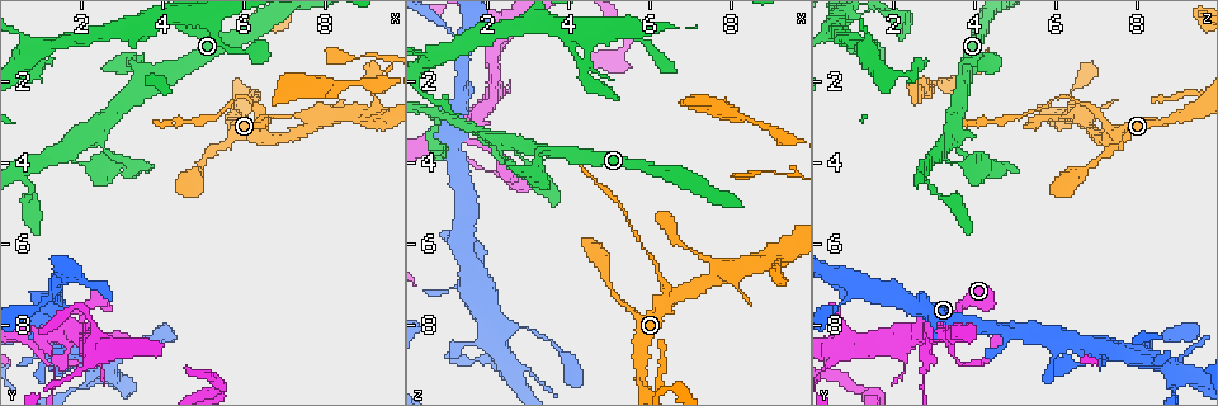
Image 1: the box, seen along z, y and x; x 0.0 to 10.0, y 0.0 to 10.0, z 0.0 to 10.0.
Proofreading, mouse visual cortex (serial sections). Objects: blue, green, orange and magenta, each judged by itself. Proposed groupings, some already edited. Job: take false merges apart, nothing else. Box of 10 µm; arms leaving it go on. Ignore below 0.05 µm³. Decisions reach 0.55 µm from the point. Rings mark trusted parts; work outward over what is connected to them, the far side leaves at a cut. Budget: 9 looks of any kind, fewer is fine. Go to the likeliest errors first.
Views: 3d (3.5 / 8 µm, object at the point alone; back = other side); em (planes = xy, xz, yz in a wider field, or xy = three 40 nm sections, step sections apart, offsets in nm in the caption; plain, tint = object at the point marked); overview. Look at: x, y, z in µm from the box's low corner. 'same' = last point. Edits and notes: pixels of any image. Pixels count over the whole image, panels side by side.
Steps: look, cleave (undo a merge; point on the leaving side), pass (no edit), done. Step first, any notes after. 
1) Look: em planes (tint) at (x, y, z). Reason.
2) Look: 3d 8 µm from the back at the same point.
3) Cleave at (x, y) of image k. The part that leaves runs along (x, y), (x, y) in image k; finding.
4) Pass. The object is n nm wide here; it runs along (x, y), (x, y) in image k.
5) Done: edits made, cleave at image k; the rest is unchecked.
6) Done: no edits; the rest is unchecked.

Look: 3d 8 µm at (2.15, 8.75, 7.90). Four arms meet.

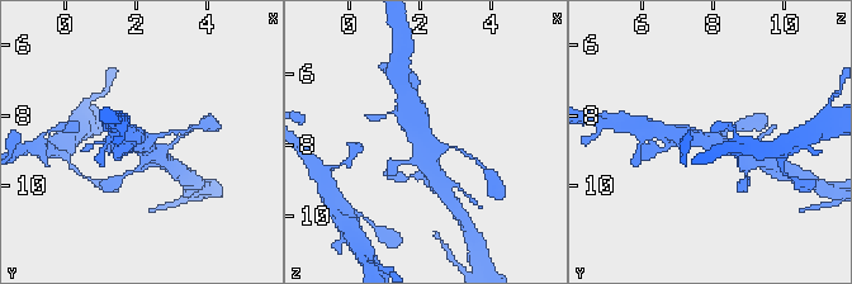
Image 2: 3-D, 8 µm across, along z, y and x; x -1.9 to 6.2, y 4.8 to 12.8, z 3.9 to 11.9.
Look: em xy step 3 (tint) at the same point. 4 arms meet here; the arms are 100, 200, 400, 450 nm wide.

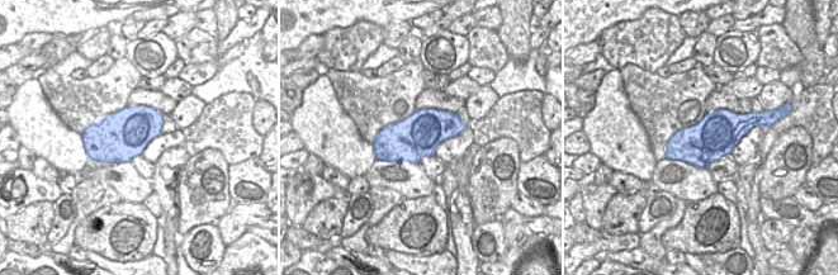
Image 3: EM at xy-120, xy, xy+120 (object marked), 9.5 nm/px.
Pass. The object is 420 nm wide here; it runs along (405, 114), (426, 141), (431, 173) in image 2; all the same cell.

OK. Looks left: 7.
Look: 3d 3.5 µm at (6.35, 2.75, 7.00). Sudden change in width.

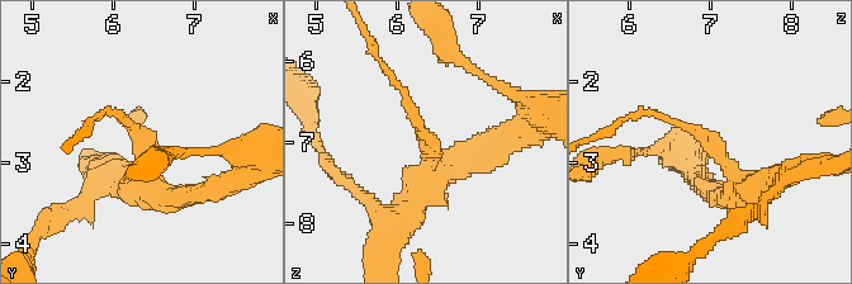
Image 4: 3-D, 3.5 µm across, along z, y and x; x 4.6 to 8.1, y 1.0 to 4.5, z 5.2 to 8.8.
Look: em xy step 3 (plain) at (6.35, 2.80, 6.95). The arms are 100, 400 nm wide; shape alone is not enough.

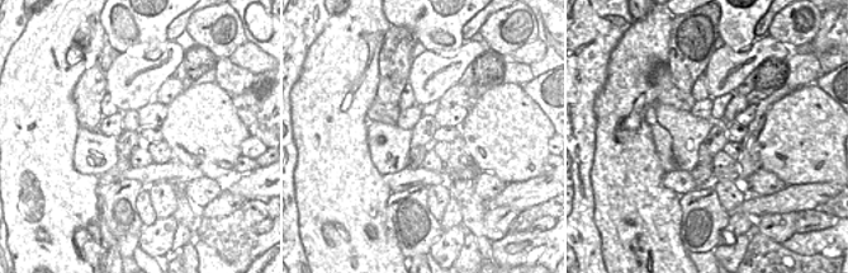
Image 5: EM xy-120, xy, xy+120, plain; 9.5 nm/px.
Look: em xy step 3 (tint) at the same point.

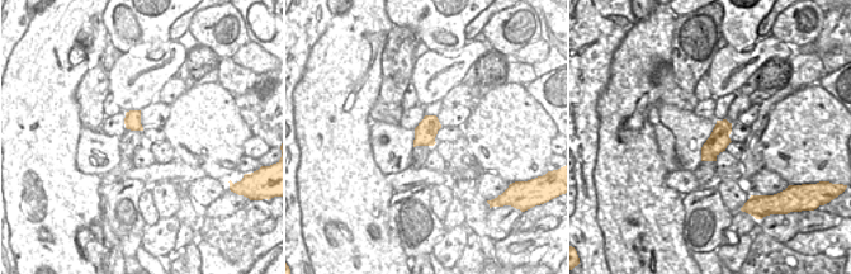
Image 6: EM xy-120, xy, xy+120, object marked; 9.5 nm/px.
Pass. It runs along (770, 181), (741, 185), (691, 127), (647, 112) in image 4; one cell here.

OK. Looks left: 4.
Look: 3d 3.5 µm at (2.25, 3.35, 3.50). Side arm on a straight run.

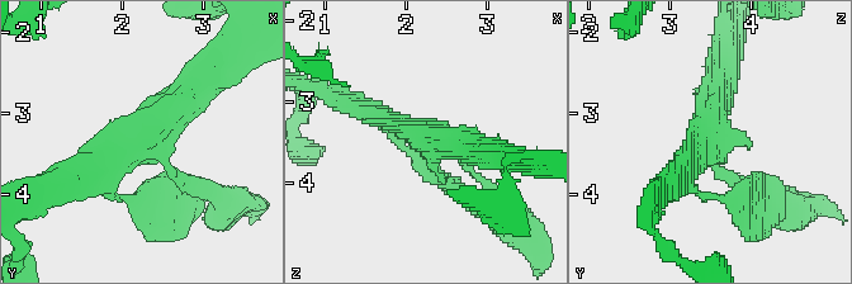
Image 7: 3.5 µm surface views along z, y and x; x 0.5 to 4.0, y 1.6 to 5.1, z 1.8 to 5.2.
Look: em xy step 1 (plain) at (2.30, 3.30, 3.50).

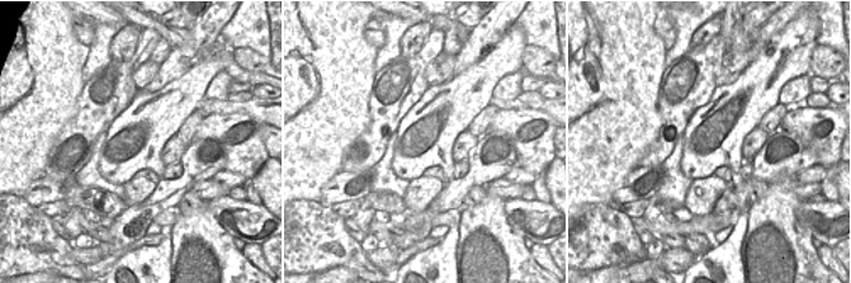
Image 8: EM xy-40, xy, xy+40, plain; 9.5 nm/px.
Look: em xy step 1 (tint) at the same point. With the object marked.

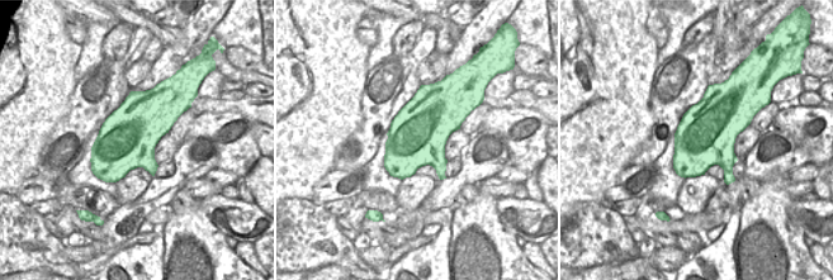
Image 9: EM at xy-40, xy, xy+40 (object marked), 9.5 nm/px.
Pass. It runs along (207, 77), (136, 145), (77, 179) in image 7; continuous, no second cell.

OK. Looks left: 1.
Done: no edits; the rest is unchecked.

